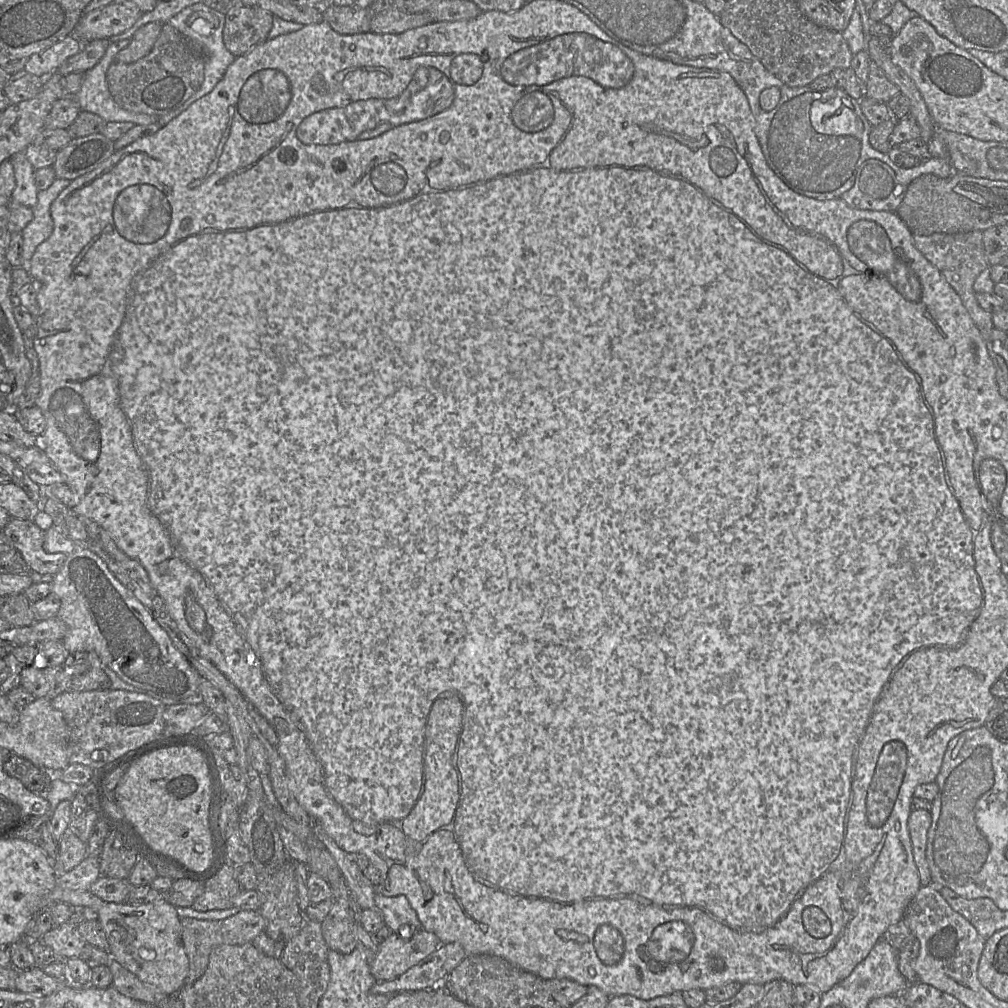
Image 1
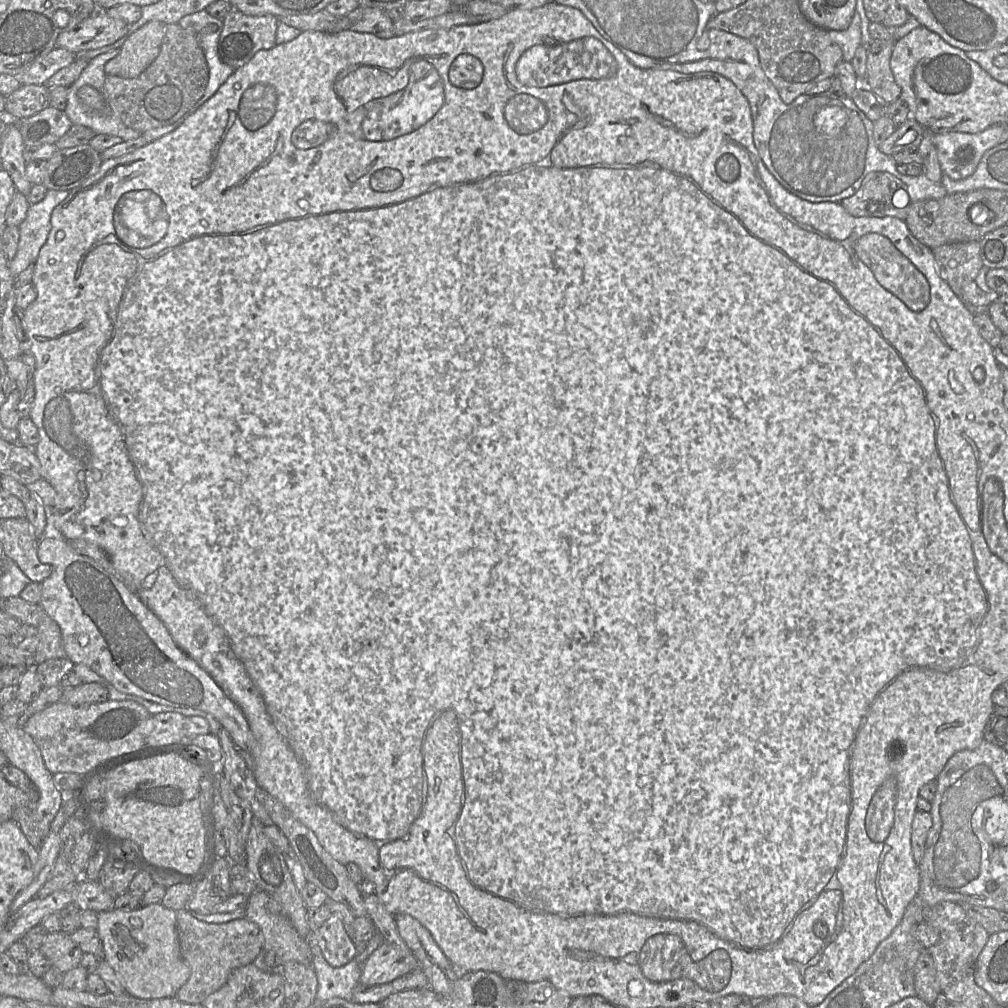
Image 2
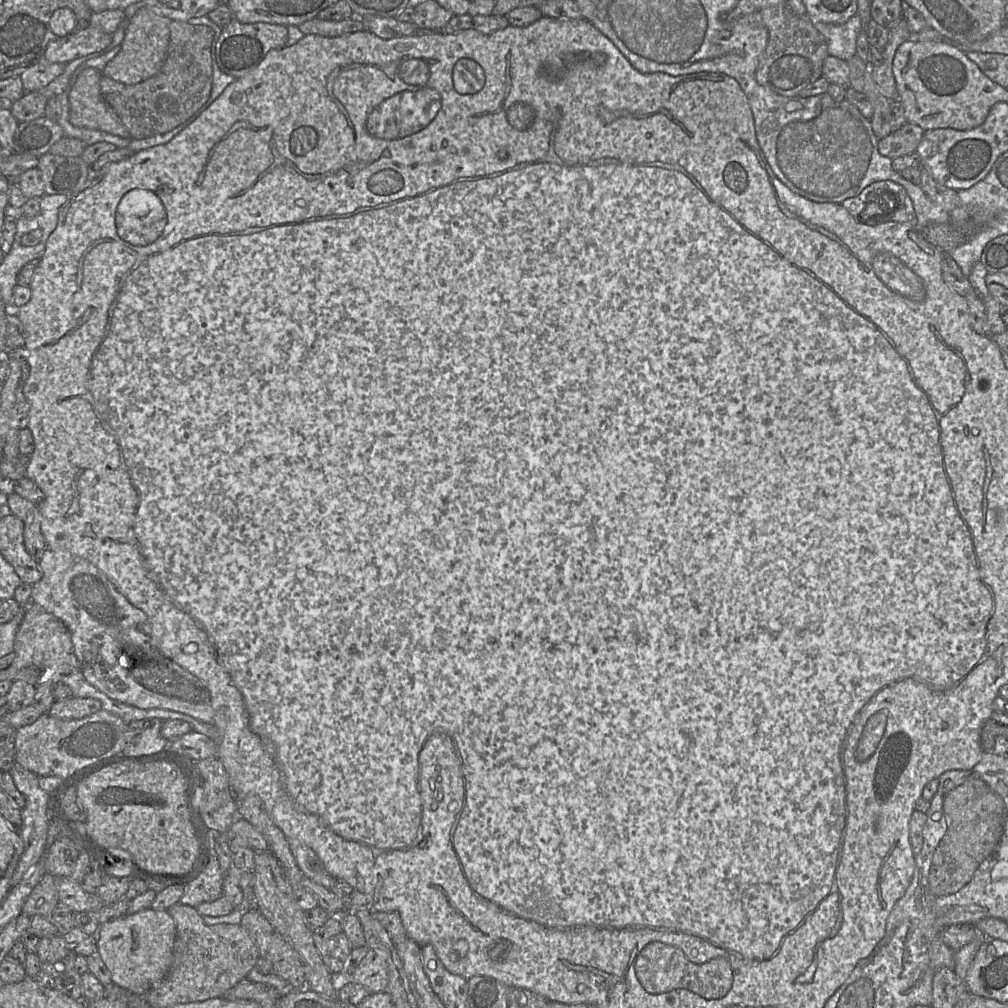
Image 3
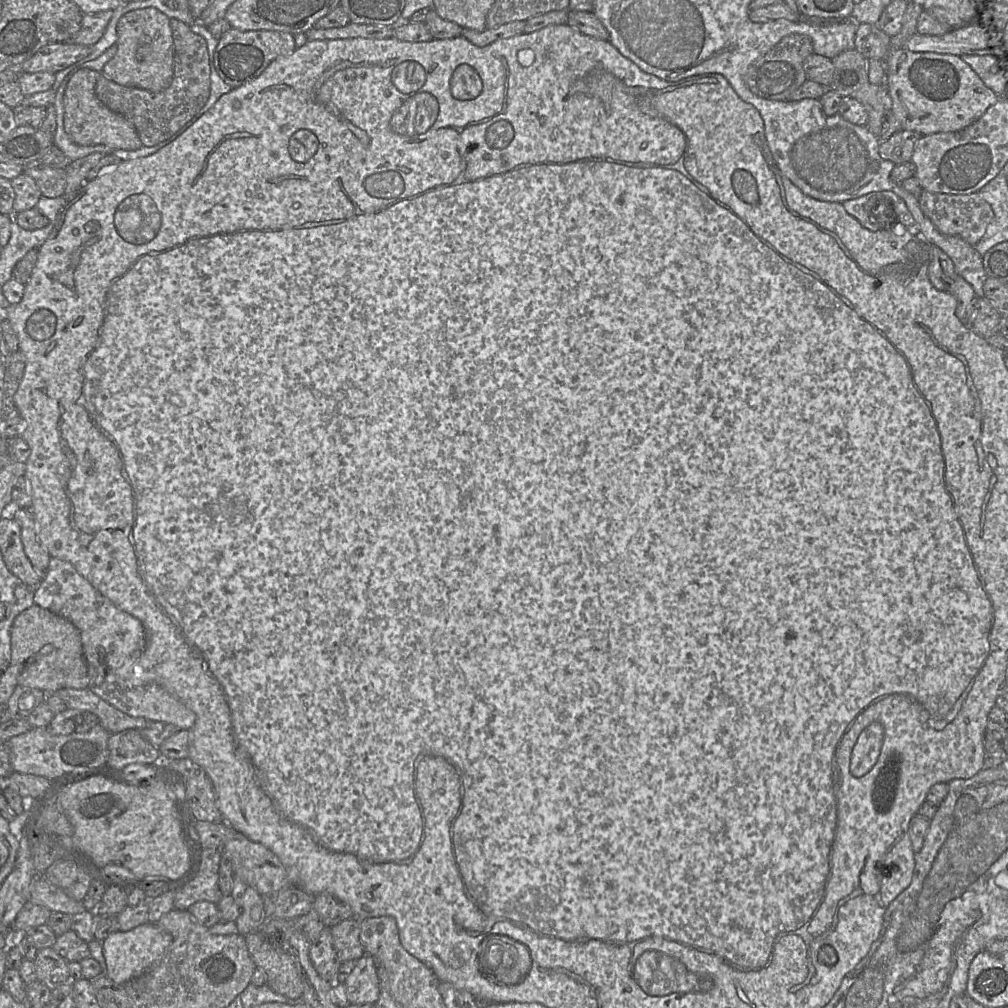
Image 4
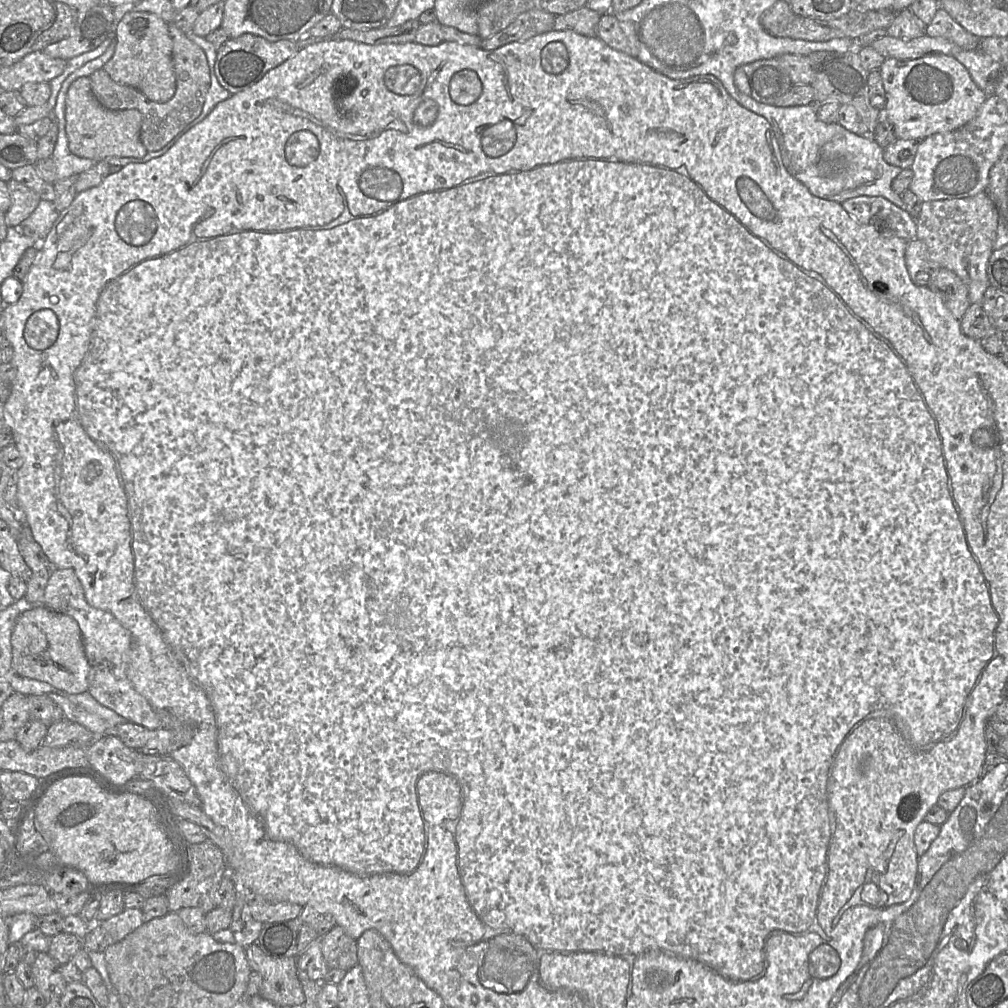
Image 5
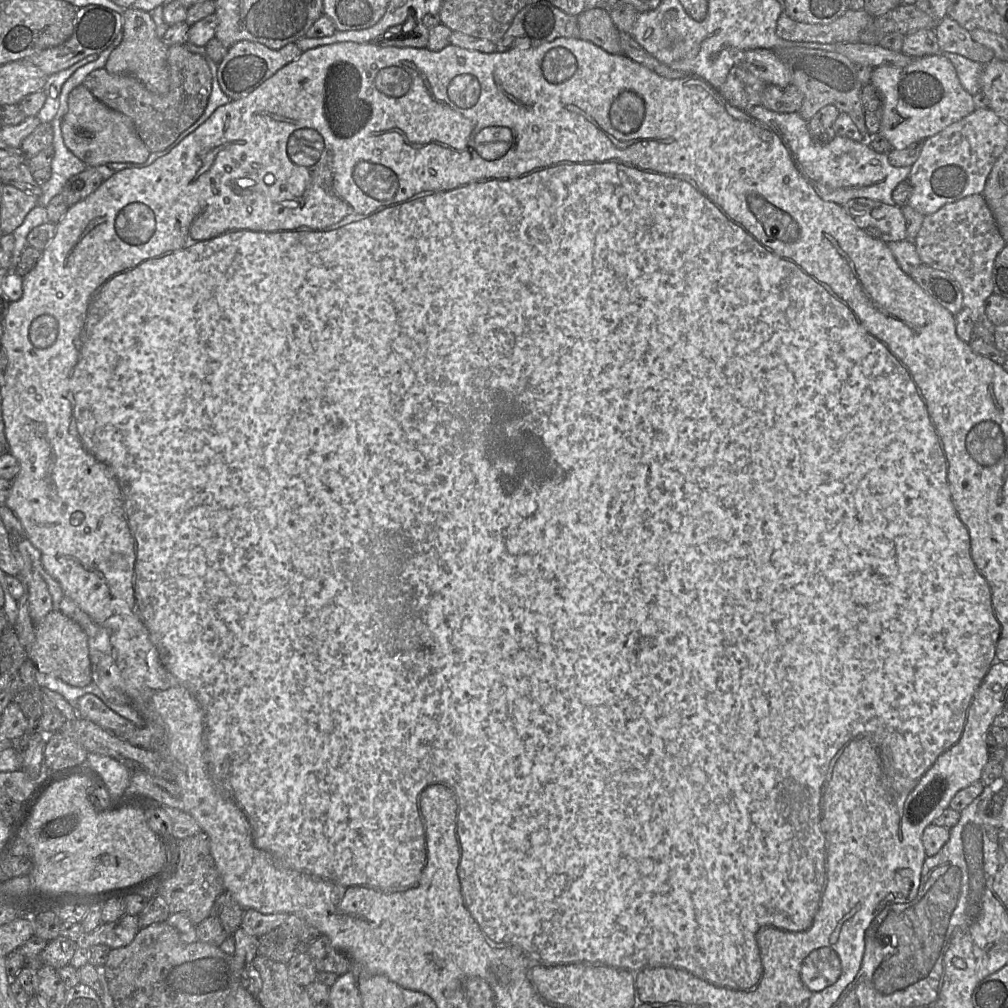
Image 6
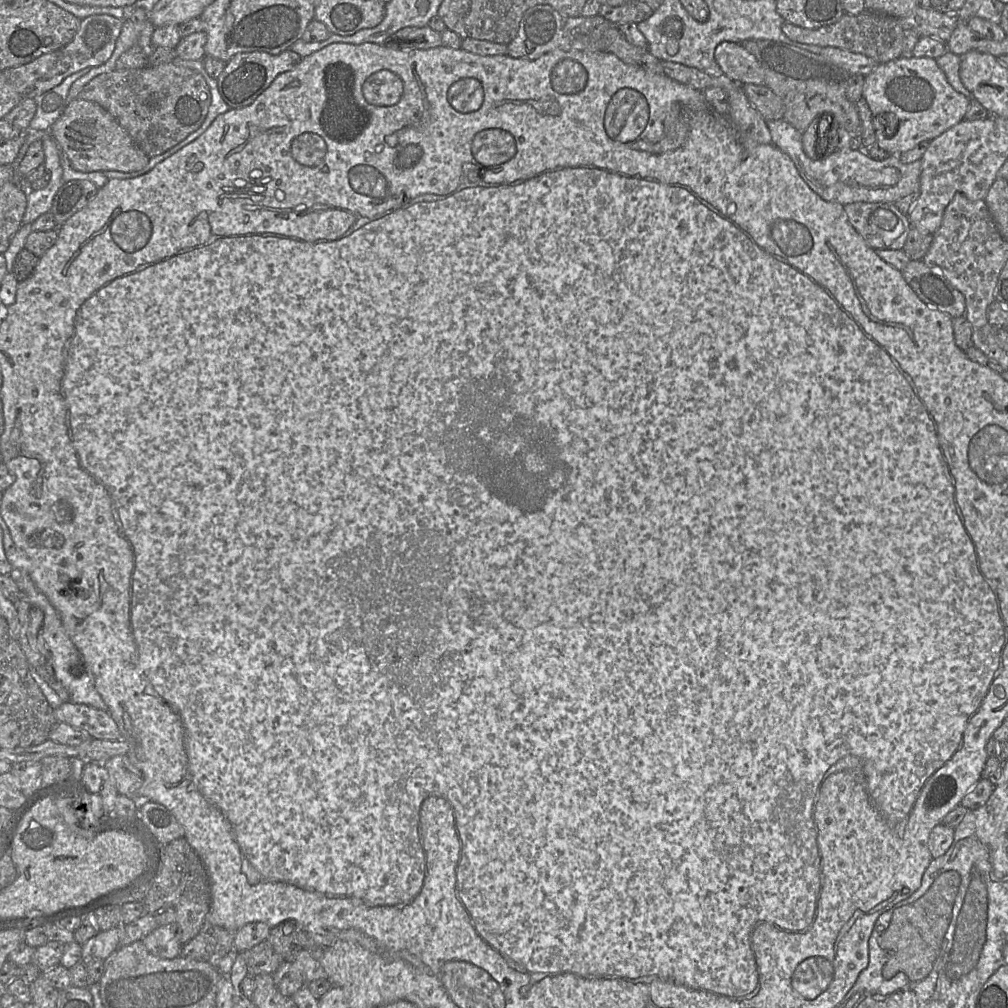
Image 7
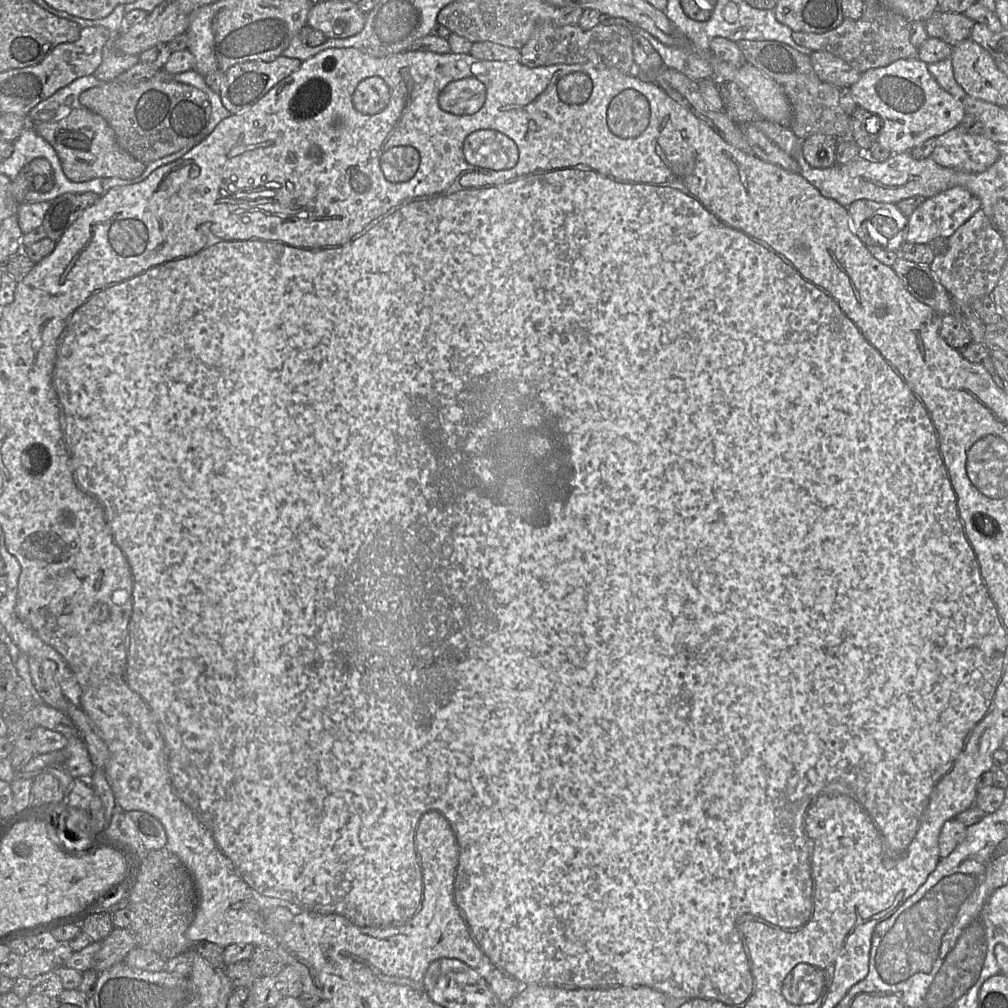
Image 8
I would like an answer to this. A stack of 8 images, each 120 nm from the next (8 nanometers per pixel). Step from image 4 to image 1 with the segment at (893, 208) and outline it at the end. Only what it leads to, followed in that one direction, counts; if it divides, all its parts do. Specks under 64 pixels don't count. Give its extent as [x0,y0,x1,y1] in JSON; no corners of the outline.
[841,159,907,212]

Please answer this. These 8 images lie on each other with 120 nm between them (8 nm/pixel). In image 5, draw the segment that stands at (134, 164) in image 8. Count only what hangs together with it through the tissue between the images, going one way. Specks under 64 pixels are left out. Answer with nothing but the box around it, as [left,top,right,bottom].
[65,77,148,161]

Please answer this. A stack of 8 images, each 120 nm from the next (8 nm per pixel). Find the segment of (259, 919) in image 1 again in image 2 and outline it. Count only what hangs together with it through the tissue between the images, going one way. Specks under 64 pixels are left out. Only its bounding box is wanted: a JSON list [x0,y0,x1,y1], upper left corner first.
[174,909,264,1004]

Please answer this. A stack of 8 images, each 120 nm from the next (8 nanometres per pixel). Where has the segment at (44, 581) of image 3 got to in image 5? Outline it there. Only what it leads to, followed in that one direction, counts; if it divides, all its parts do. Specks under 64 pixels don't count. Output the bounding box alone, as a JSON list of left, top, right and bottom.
[41,568,163,730]

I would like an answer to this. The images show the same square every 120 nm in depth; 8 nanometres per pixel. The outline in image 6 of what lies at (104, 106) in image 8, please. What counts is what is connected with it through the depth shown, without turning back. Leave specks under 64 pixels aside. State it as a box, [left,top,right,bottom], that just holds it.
[83,45,212,152]

